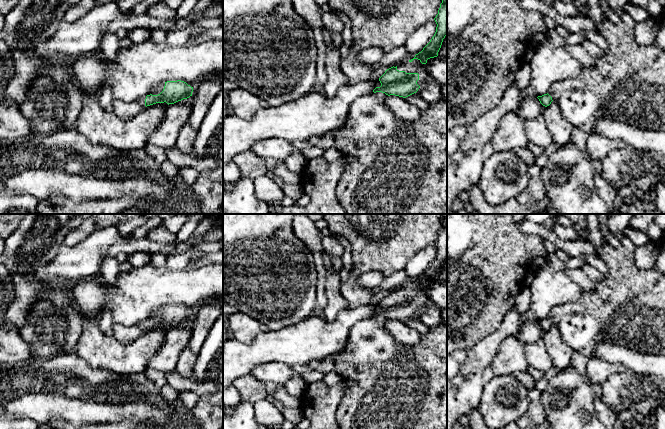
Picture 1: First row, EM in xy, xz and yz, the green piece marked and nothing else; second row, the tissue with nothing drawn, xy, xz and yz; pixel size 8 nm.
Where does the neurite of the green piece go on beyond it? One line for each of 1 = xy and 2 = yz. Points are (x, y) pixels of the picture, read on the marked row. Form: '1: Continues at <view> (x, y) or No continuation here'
1: Continues at xy (158, 90)
2: Continues at yz (627, 83)

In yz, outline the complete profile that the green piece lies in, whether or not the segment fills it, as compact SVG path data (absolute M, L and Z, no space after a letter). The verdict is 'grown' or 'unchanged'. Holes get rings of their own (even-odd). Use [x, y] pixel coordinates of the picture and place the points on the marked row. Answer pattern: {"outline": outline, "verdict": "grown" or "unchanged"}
{"outline": "M600 21L597 33L607 41L608 49L603 50L601 57L595 58L592 67L582 66L579 76L554 83L547 94L537 97L540 103L547 107L555 101L564 118L589 135L595 133L596 123L604 117L627 122L641 129L665 132L665 51L654 44L638 44L634 29L622 21L616 24Z", "verdict": "grown"}

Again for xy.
{"outline": "M167 81L137 101L144 107L164 102L169 105L189 98L192 96L192 92L193 87L184 81Z", "verdict": "grown"}

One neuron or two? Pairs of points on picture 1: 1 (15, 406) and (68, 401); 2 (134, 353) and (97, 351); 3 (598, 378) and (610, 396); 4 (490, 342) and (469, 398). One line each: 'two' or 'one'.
1: one
2: one
3: two
4: one

